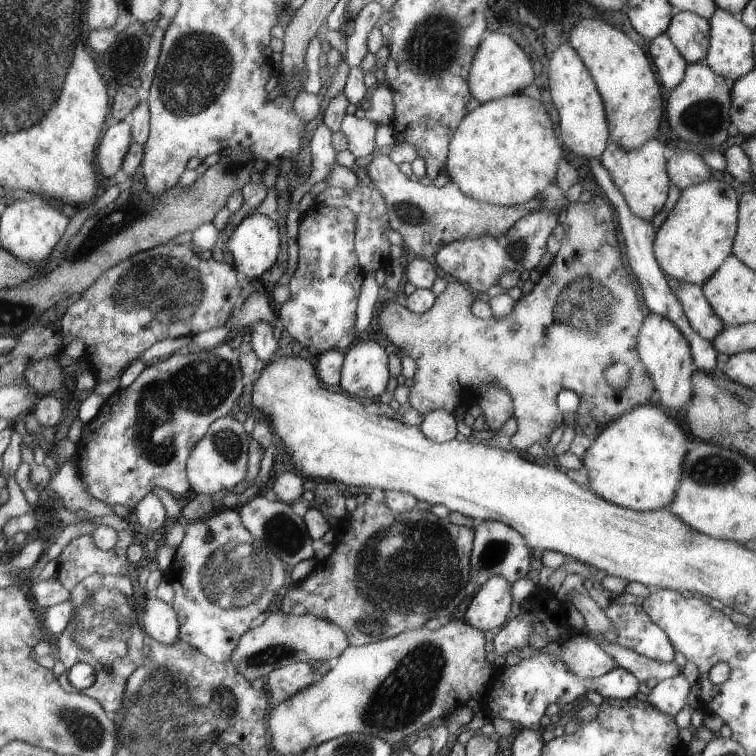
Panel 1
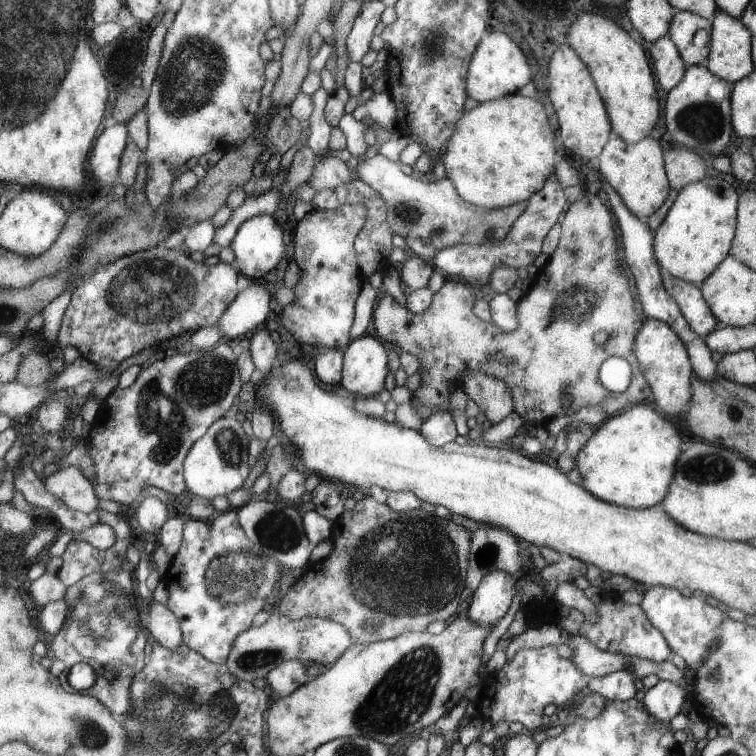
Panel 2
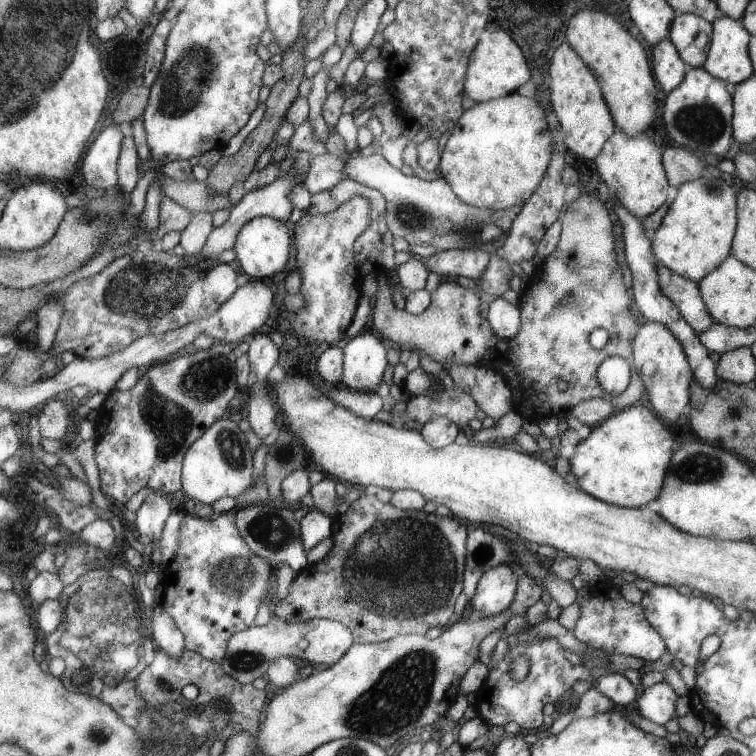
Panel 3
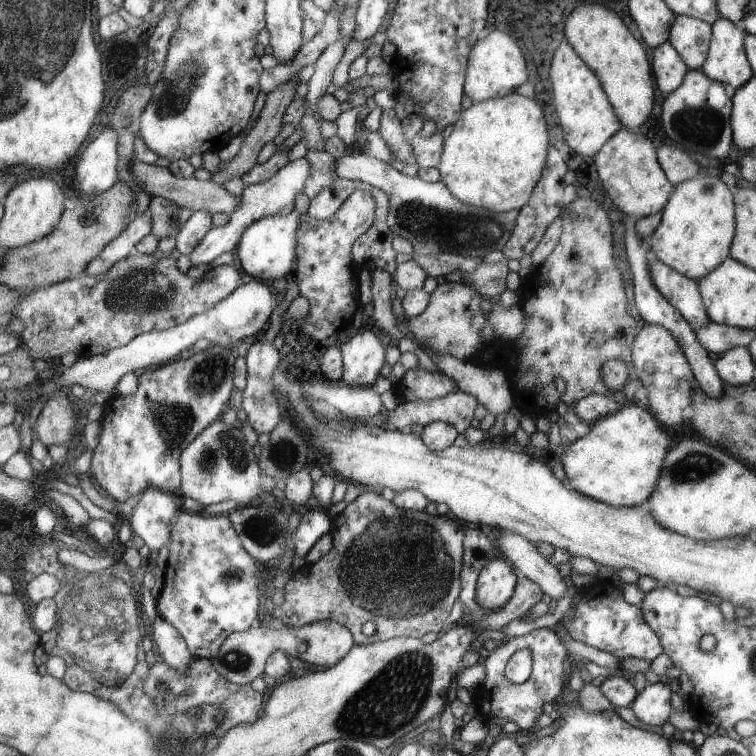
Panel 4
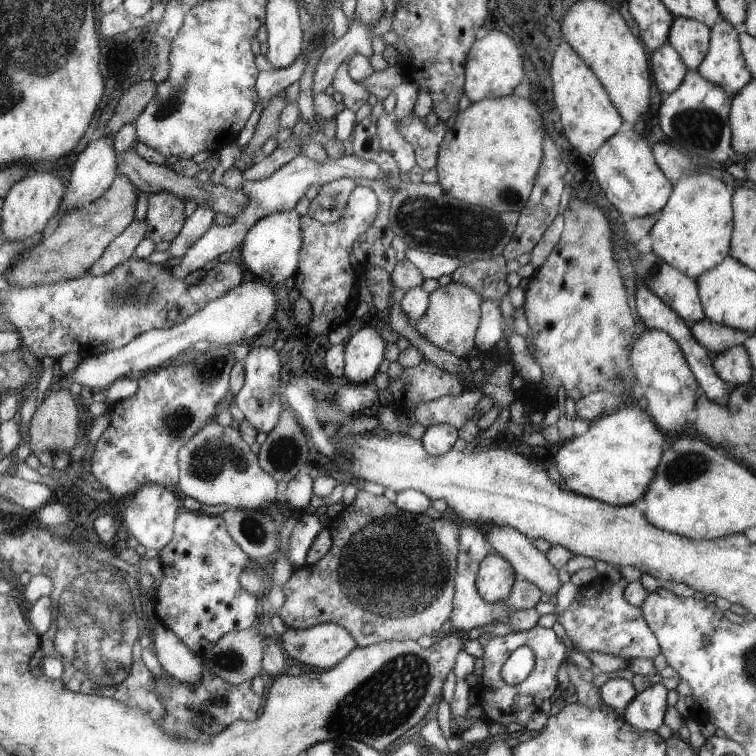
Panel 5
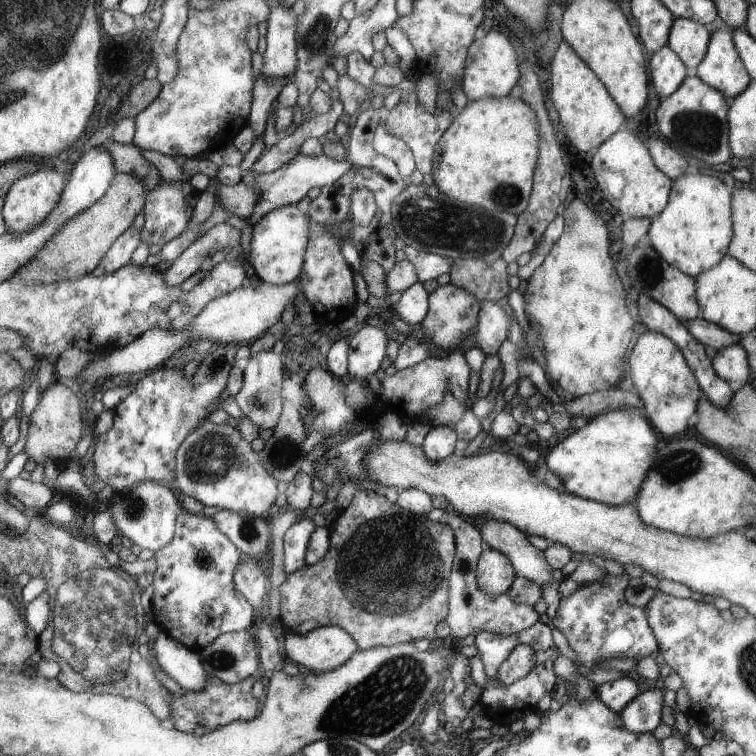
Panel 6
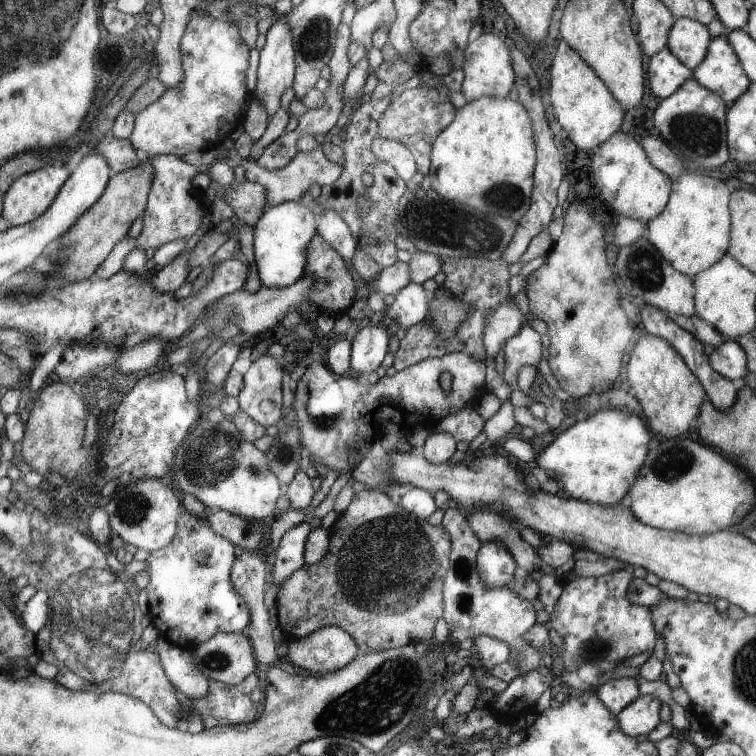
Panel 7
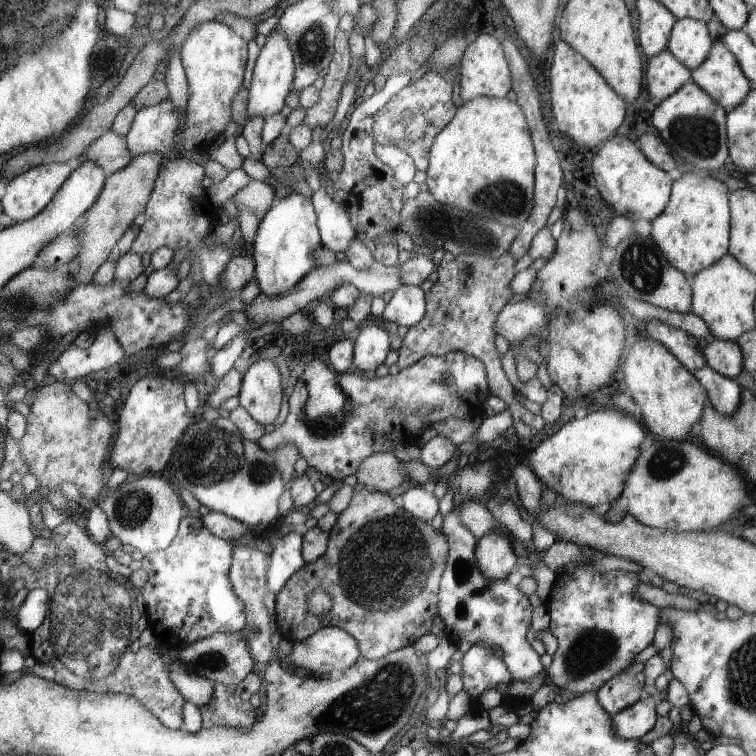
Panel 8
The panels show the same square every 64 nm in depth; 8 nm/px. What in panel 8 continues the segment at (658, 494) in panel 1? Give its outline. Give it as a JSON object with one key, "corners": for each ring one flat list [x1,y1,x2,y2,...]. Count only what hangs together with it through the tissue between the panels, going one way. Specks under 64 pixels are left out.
{"corners":[[618,408,595,410,581,419,573,417,536,448,527,450,521,460,537,475,541,484,559,494,559,499,592,508,611,503,620,496,624,480,640,455,639,444,645,437,633,415,621,414]]}

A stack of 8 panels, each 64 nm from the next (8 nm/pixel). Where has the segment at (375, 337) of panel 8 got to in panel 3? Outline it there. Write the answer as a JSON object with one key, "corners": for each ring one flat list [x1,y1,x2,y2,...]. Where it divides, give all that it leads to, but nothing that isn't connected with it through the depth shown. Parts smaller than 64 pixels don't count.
{"corners":[[361,332,341,345,342,379,340,386,356,391,371,391,381,382,387,366,385,348,371,332]]}

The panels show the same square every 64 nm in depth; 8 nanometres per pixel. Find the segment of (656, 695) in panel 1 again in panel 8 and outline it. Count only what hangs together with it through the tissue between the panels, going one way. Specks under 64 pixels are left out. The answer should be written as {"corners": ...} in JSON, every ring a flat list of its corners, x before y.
{"corners":[[644,694,611,716,613,732,622,739,639,739,653,728,657,720,655,705,656,700]]}

